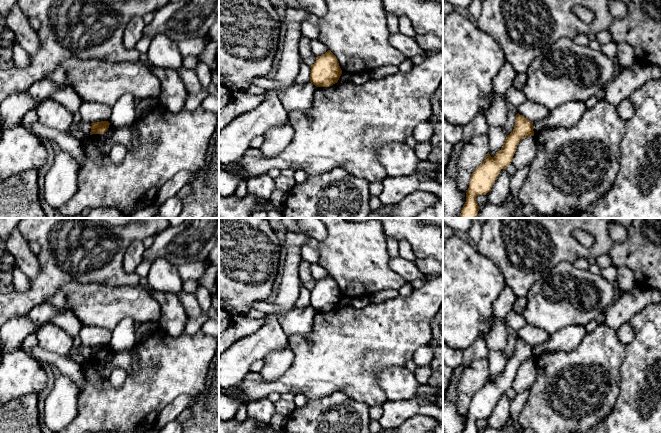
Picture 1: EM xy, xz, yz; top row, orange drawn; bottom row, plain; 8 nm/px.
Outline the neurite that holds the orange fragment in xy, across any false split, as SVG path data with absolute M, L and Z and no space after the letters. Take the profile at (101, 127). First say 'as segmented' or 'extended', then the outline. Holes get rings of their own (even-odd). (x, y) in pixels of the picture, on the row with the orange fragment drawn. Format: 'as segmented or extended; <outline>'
as segmented; M101 121L101 122L91 123L91 125L92 126L90 135L104 134L108 130L110 123L108 121Z

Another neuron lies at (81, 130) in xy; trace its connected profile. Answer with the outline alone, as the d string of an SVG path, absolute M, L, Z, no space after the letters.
M83 120L78 124L74 124L72 122L67 133L77 138L78 140L82 141L86 137L90 136L91 126L92 126L91 123Z

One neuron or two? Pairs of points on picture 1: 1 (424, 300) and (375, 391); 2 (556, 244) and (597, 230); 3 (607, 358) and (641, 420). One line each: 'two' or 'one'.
1: one
2: one
3: two

